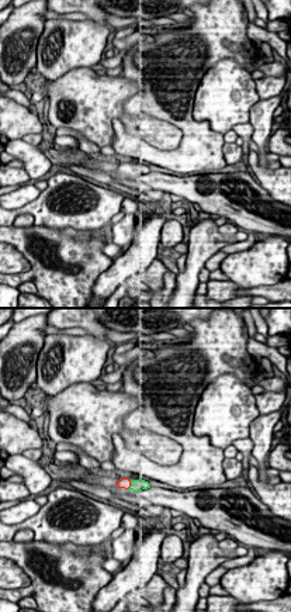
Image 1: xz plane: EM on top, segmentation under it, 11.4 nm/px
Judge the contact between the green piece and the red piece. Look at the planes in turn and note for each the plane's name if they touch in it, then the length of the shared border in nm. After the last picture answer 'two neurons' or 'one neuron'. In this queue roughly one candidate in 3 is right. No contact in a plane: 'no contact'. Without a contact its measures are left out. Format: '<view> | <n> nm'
xz | 120 nm

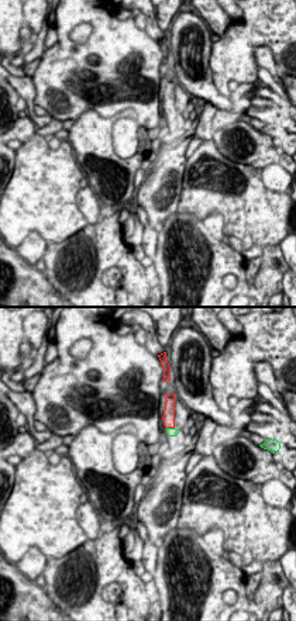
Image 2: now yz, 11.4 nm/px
yz | 100 nm

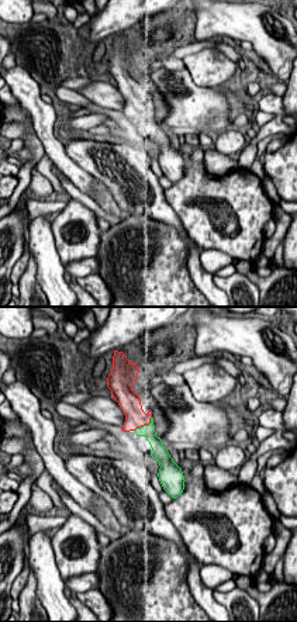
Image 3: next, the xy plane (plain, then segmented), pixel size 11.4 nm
xy | 260 nm

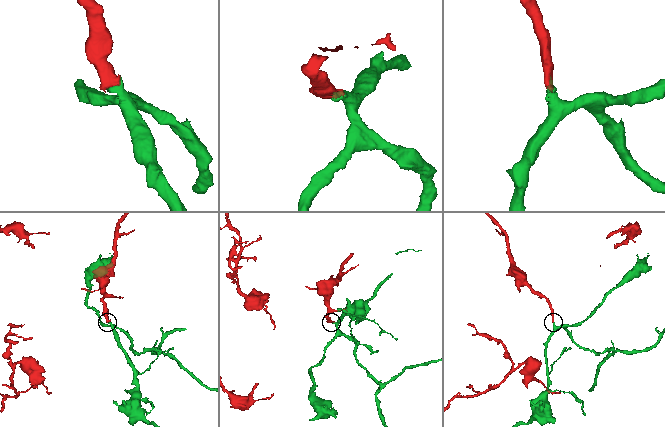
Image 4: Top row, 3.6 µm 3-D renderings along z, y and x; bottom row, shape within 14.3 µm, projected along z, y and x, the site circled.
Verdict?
one neuron

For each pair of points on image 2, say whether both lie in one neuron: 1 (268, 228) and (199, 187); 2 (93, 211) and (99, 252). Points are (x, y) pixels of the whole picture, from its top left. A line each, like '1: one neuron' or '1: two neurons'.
1: one neuron
2: two neurons

